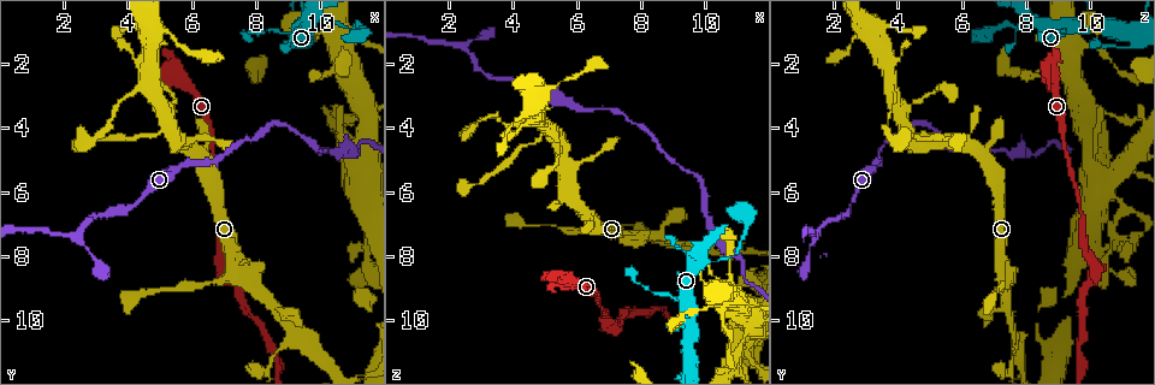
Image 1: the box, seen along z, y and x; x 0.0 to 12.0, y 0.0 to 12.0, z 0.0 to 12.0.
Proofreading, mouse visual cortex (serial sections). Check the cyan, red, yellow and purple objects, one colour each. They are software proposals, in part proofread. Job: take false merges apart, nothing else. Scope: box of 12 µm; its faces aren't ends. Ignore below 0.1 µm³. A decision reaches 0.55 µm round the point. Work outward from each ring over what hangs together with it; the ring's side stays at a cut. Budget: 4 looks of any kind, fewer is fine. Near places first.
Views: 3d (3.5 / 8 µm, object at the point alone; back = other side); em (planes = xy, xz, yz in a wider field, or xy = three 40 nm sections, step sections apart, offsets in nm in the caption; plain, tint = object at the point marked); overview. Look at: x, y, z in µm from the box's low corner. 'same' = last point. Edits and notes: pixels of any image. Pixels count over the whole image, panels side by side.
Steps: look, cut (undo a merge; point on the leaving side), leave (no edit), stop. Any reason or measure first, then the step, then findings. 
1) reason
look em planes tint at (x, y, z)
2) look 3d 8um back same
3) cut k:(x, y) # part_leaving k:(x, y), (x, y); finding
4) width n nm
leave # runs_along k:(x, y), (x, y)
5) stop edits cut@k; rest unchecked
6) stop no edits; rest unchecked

abrupt turn
look 3d 3.5um at (2.4, 7.2, 1.5)

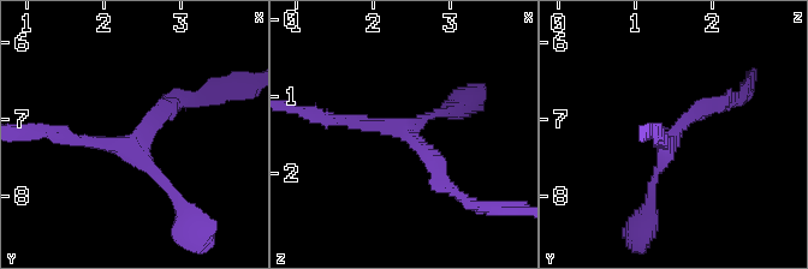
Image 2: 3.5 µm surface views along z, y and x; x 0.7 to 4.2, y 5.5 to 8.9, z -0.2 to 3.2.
shape alone is not enough
look em xy step 3 tint at (2.35, 7.30, 1.45)

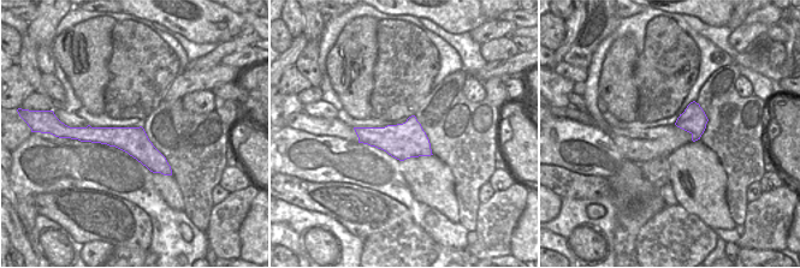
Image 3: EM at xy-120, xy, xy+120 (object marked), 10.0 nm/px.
leave # runs_along 2:(725, 102), (670, 139), (652, 202); one cell here

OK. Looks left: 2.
small branch off a trunk
look 3d 3.5um back at (5.2, 4.0, 4.2)

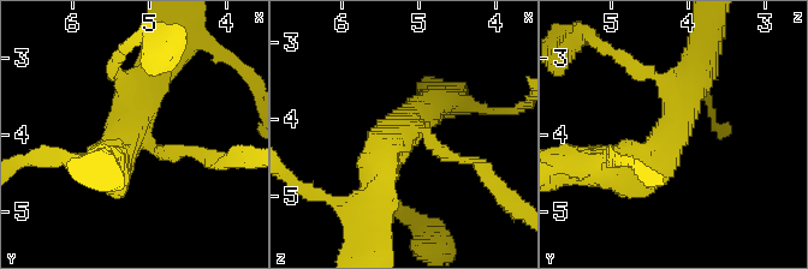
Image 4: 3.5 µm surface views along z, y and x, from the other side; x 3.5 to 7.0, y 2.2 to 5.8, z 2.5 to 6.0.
arms 4; arm_widths 150, 150, 450, 500 nm
look em planes tint at (5.25, 3.95, 4.25)

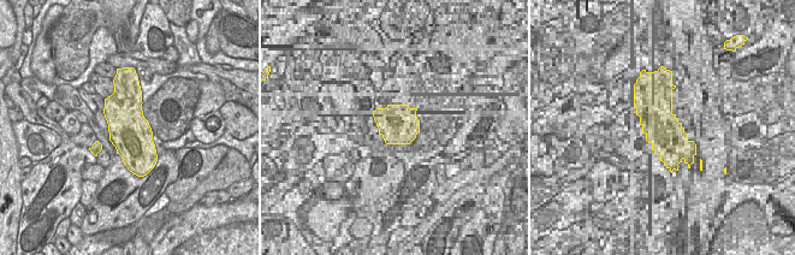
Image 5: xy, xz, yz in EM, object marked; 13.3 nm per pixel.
width 550 nm
leave # runs_along 4:(610, 165), (647, 165), (699, 65); all the same cell

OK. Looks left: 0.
stop no edits; rest unchecked

